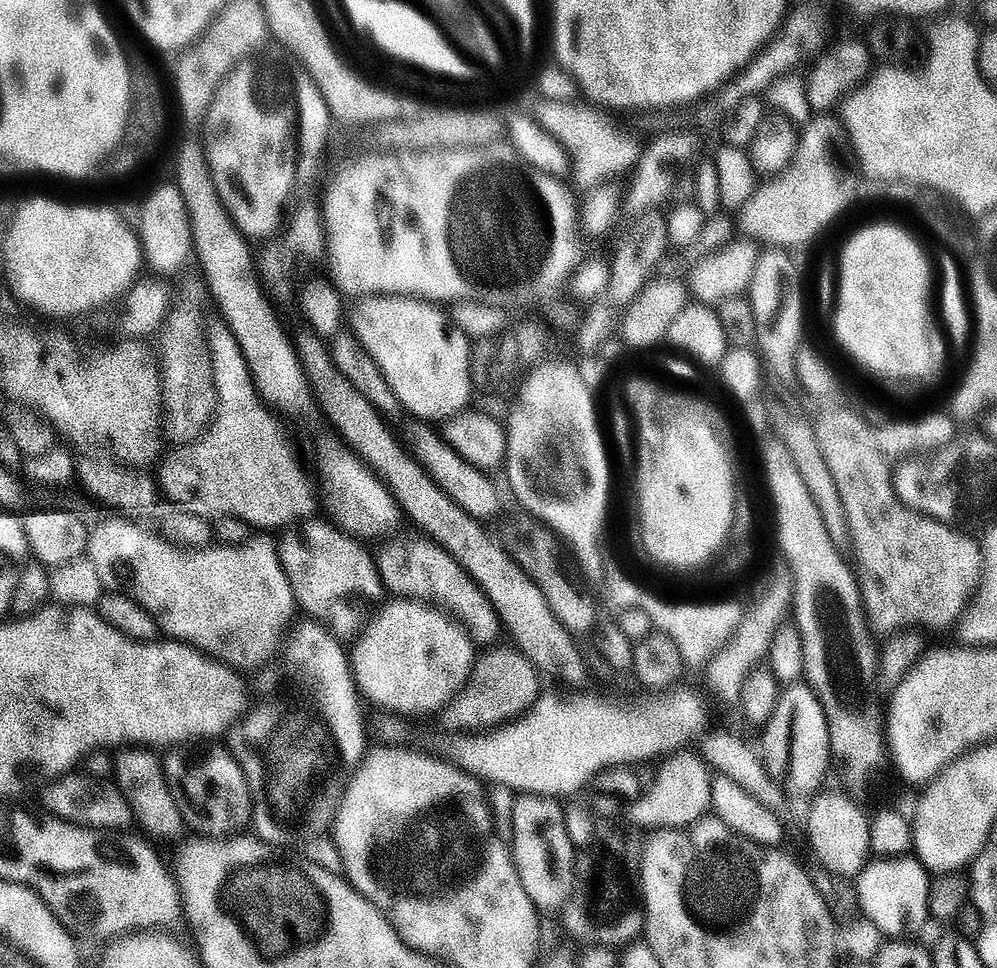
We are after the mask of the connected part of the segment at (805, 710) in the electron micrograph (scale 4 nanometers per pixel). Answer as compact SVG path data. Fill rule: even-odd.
M803 683L785 687L780 693L770 728L776 732L770 733L764 740L764 763L772 770L776 770L779 764L788 764L788 788L794 795L811 797L819 793L825 787L828 767L831 769L834 761L826 714L812 689Z

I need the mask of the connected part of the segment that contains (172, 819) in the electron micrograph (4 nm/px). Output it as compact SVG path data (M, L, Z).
M128 746L114 760L114 784L128 800L133 817L156 836L176 836L184 828L184 816L176 804L164 772L164 760L147 746Z

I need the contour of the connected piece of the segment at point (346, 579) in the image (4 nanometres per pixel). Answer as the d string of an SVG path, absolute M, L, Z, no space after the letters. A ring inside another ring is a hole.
M316 519L297 523L281 535L284 537L279 537L284 573L288 575L297 605L303 611L305 608L313 621L323 624L337 638L359 637L373 615L372 607L386 596L377 561L373 553L371 556L360 545L363 543L359 539L349 536L335 523L323 524Z

